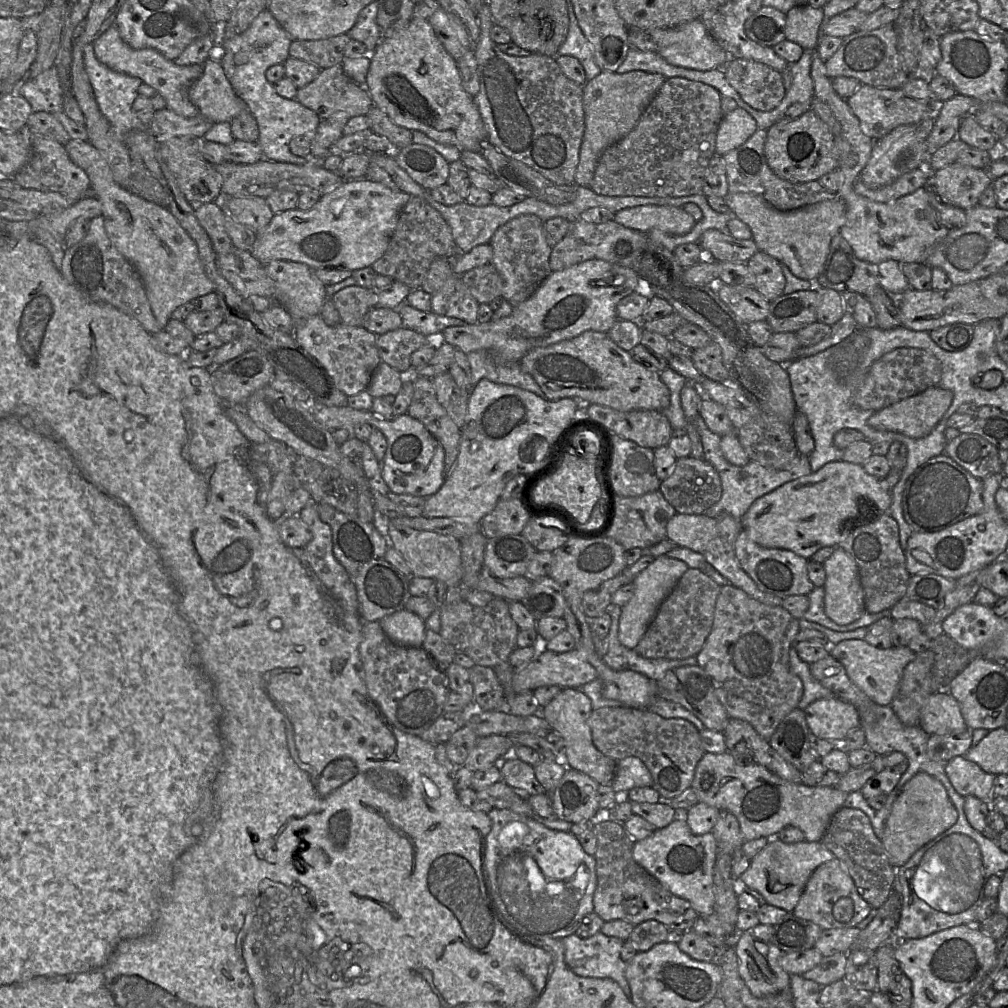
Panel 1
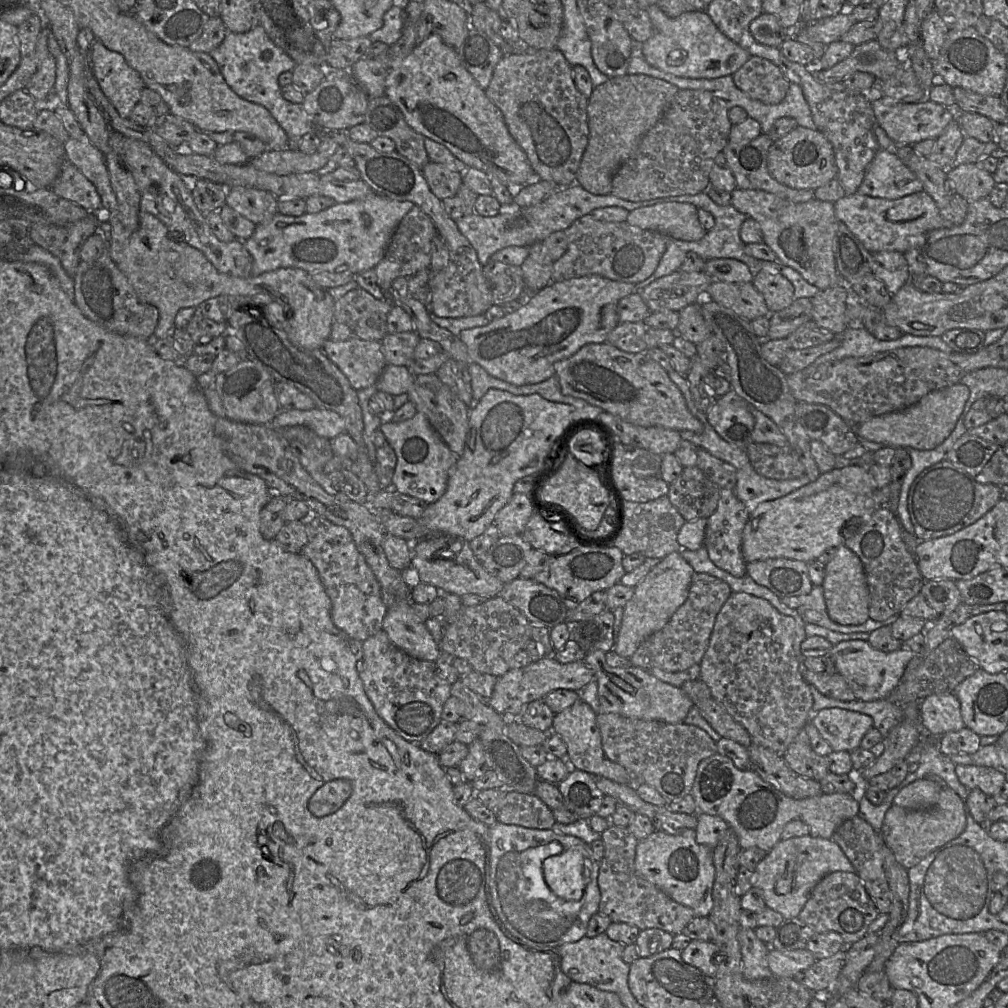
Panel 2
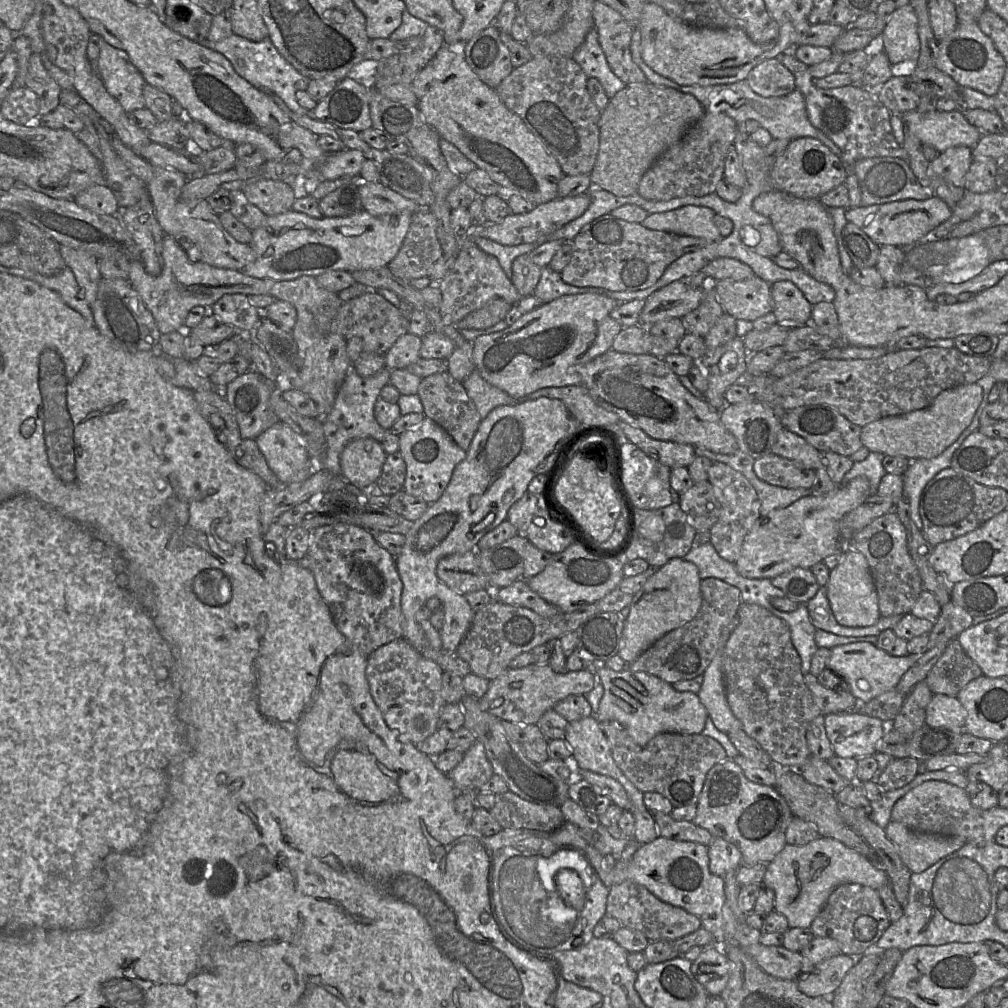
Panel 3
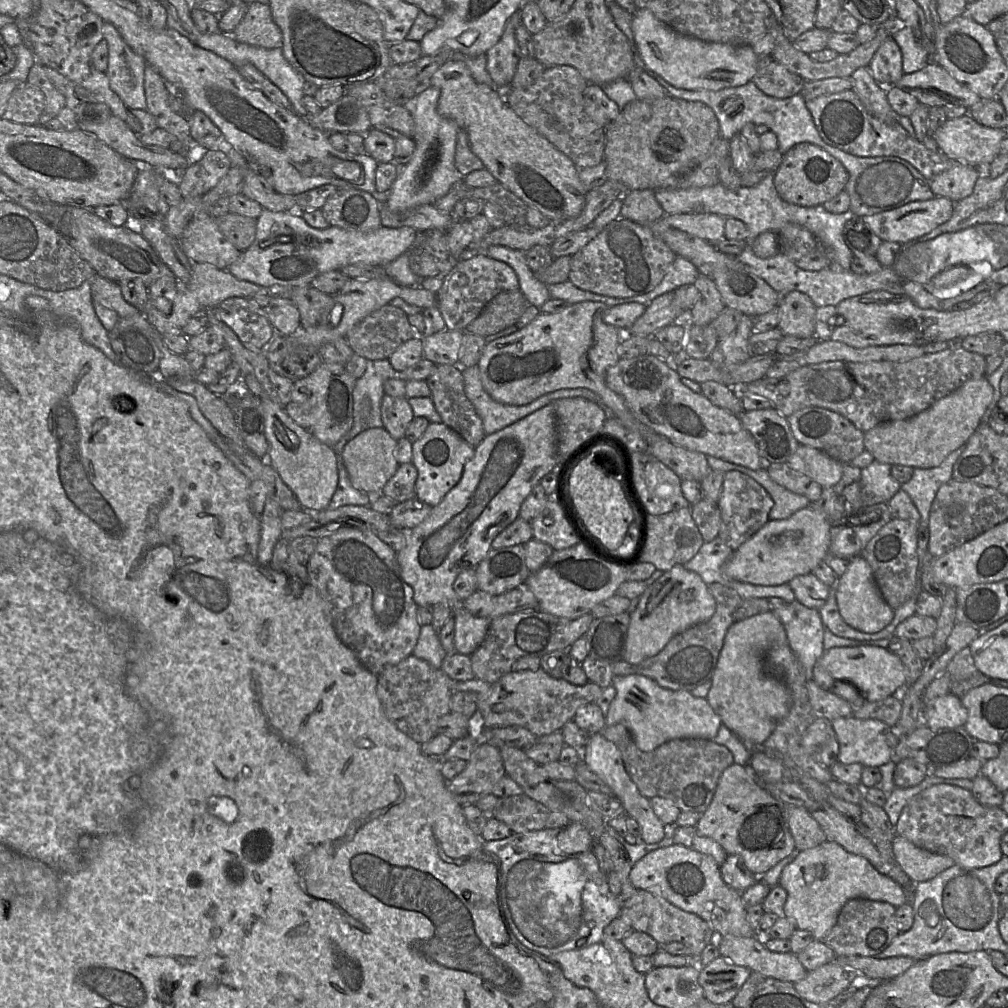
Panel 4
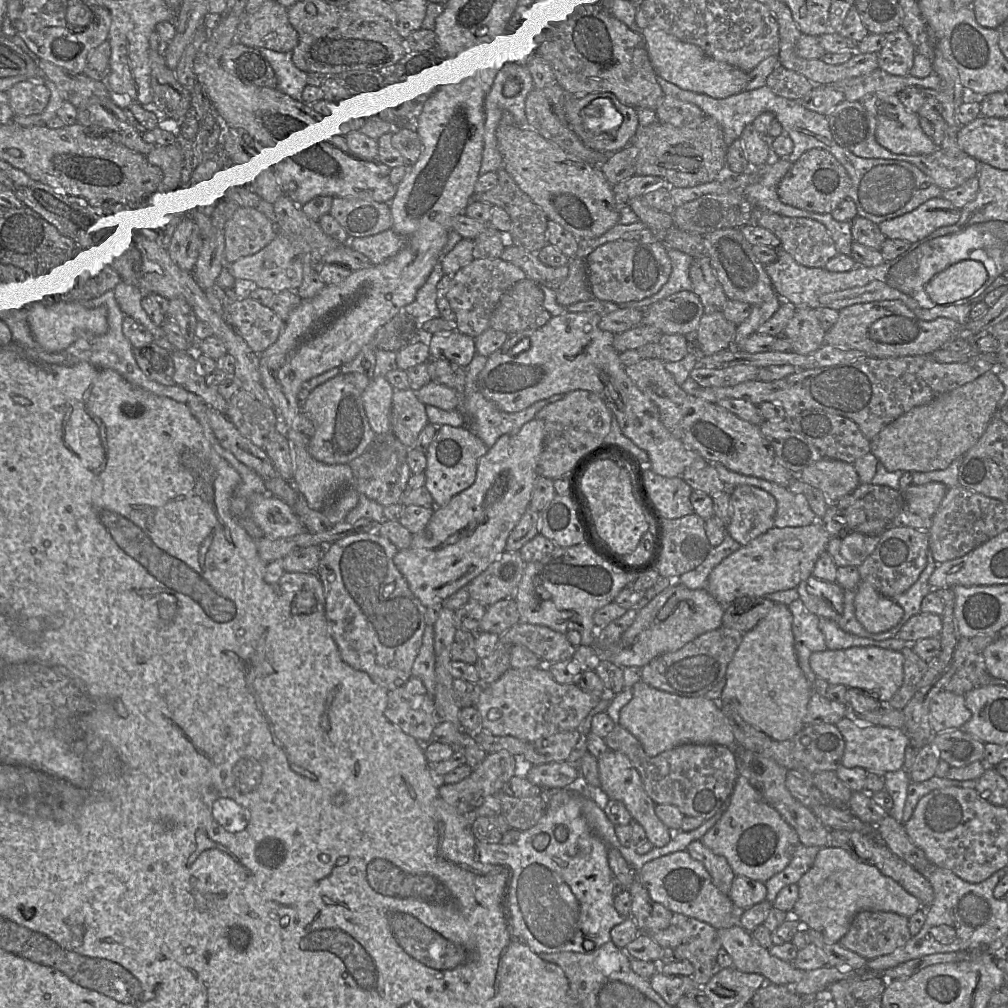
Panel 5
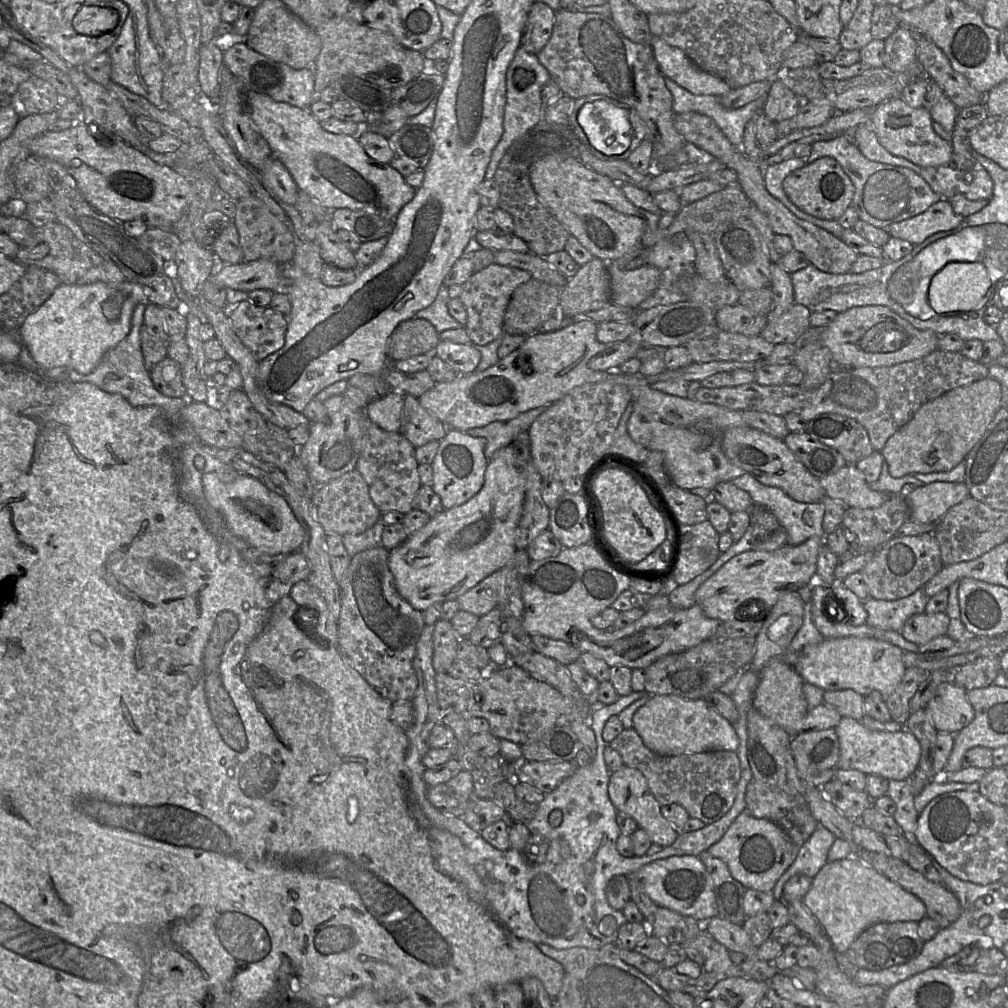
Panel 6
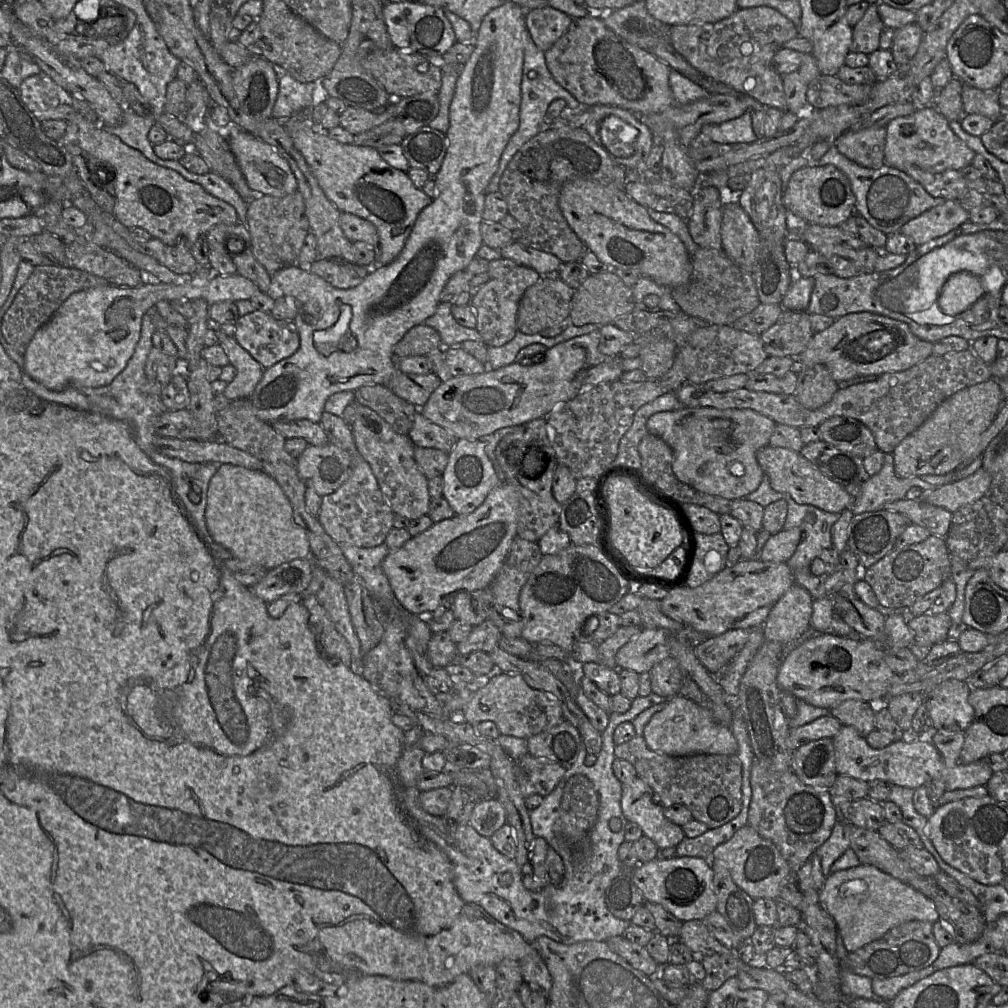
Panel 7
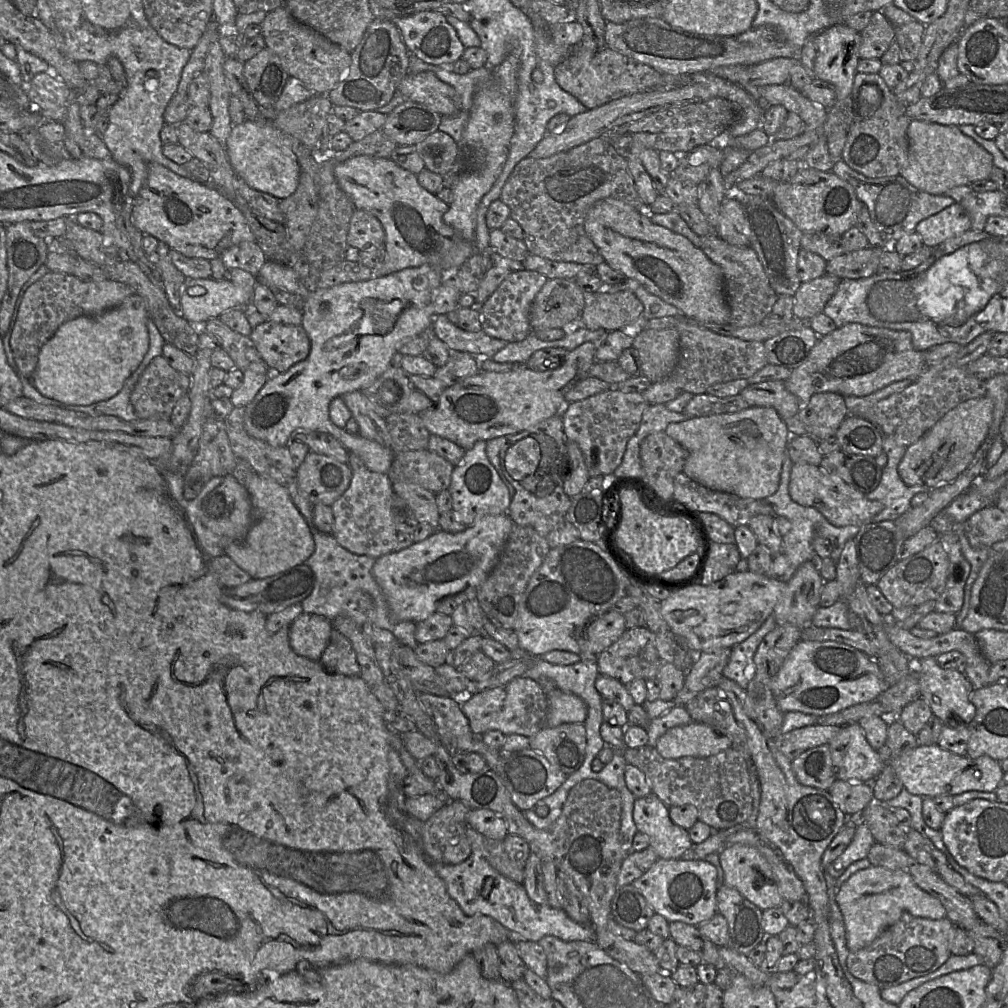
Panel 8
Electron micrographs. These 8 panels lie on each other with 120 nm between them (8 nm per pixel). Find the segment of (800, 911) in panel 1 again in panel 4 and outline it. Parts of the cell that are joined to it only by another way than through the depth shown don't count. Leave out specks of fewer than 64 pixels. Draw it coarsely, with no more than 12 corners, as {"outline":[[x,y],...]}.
{"outline":[[855,898],[823,942],[875,957],[900,933],[893,905]]}

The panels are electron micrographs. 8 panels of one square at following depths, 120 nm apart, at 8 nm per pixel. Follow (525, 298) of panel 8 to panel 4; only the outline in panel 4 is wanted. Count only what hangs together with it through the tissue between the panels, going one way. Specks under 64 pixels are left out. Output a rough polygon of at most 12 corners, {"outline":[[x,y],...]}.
{"outline":[[484,252],[456,261],[437,298],[448,330],[465,332],[495,296],[520,290]]}

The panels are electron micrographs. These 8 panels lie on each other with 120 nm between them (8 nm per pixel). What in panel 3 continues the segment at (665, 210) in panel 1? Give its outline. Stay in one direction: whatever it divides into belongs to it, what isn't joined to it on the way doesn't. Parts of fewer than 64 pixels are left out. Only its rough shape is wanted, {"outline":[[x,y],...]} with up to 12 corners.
{"outline":[[687,205],[649,214],[641,225],[718,240],[716,213]]}

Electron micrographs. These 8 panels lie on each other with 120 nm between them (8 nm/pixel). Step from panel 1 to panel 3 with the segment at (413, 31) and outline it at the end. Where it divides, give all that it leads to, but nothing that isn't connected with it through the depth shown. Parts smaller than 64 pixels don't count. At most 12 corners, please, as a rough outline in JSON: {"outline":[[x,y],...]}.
{"outline":[[443,45],[410,87],[425,122],[539,205],[565,176],[522,119]]}

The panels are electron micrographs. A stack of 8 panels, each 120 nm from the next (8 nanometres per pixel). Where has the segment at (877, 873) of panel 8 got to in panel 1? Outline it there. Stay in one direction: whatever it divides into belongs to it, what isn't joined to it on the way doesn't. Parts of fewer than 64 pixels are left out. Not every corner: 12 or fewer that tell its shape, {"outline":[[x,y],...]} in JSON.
{"outline":[[777,838],[739,887],[792,913],[814,870],[835,859],[820,842]]}

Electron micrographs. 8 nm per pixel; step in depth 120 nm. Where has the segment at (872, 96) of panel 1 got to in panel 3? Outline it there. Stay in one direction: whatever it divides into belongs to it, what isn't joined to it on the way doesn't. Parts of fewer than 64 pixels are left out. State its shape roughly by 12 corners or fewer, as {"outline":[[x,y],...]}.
{"outline":[[964,112],[901,115],[922,144],[939,152],[973,148],[983,133]]}

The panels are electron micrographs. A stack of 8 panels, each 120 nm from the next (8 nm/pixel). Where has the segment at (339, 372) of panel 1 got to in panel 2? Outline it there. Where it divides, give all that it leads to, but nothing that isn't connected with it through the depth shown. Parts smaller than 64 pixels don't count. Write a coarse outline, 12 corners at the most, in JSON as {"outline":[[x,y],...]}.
{"outline":[[328,339],[321,350],[355,391],[376,385],[387,365],[381,343]]}

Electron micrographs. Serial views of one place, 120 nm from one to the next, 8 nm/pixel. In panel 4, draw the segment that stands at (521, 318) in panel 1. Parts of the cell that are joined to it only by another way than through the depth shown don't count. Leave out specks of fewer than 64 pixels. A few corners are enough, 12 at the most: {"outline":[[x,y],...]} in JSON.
{"outline":[[595,301],[540,313],[488,342],[484,390],[523,406],[586,388],[646,443],[606,385],[622,330]]}

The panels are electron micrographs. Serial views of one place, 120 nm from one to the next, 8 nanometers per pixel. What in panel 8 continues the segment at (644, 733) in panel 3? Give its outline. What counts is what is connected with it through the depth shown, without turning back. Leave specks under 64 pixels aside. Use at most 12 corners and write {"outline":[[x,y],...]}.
{"outline":[[696,721],[667,730],[655,745],[665,759],[706,758],[731,747]]}

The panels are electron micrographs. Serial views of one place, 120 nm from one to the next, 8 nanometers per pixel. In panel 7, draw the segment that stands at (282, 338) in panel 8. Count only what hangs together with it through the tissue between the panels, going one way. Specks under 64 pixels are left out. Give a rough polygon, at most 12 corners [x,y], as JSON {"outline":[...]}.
{"outline":[[259,310],[232,335],[264,369],[300,346],[293,321]]}

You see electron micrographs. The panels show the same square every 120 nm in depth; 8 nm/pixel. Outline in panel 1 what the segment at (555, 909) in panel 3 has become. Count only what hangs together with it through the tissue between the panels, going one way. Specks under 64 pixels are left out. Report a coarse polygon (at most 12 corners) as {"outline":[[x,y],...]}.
{"outline":[[488,813],[485,876],[501,921],[538,940],[593,912],[577,836]]}

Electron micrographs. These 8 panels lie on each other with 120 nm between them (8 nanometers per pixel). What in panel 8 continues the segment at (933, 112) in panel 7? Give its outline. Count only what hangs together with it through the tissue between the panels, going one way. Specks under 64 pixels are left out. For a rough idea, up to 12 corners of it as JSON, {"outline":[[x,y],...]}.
{"outline":[[912,120],[900,175],[933,195],[990,178],[956,125]]}

